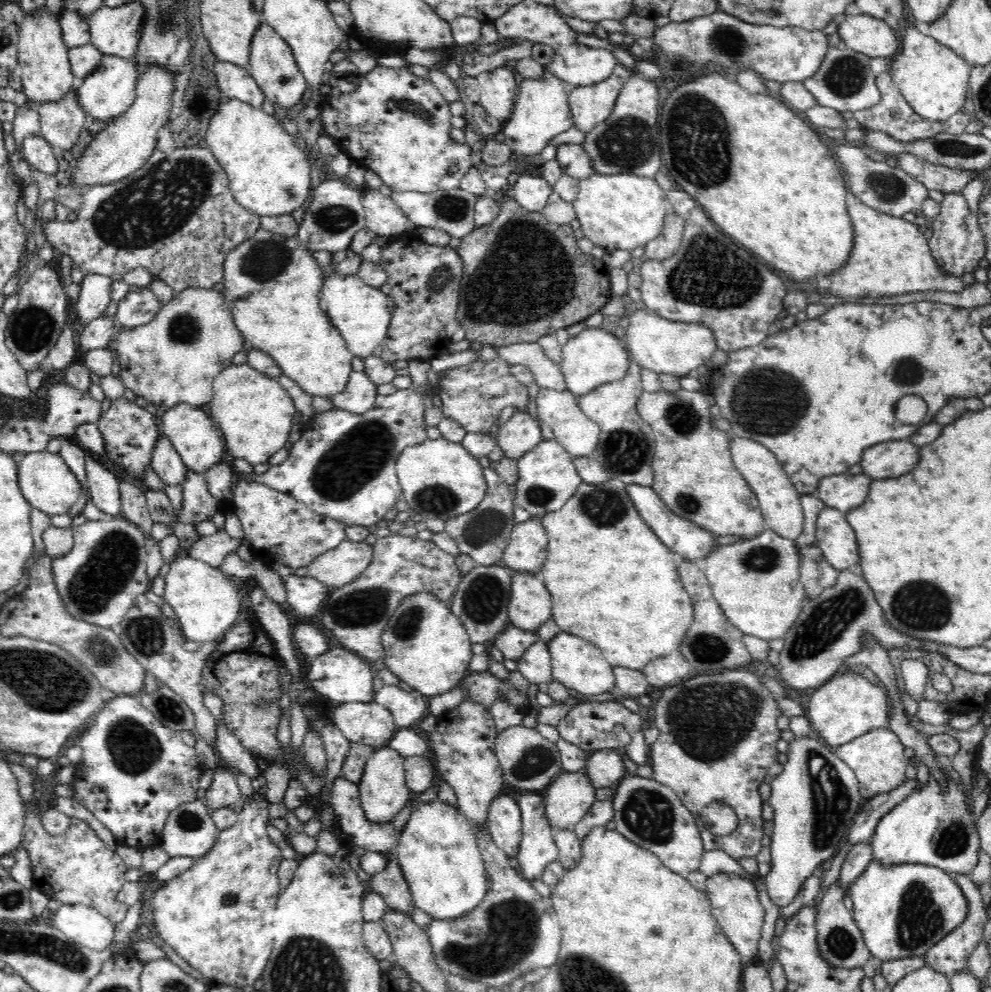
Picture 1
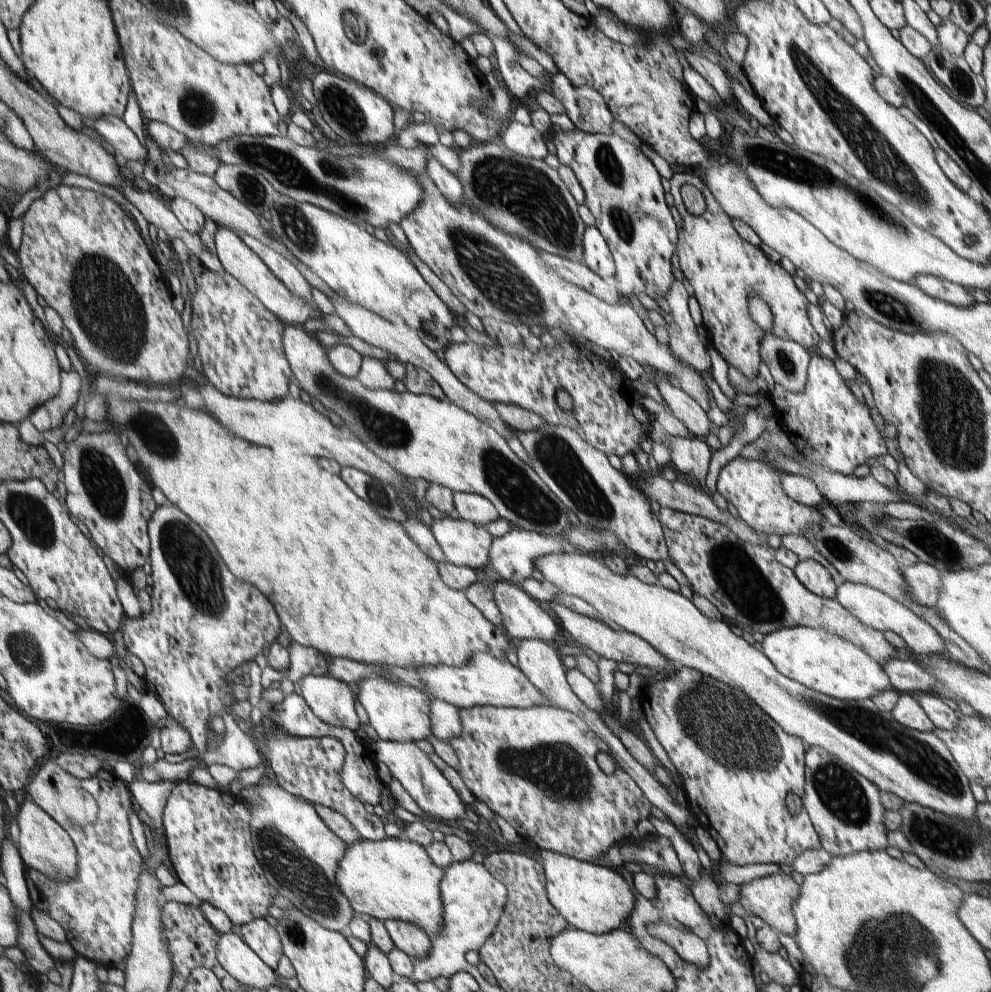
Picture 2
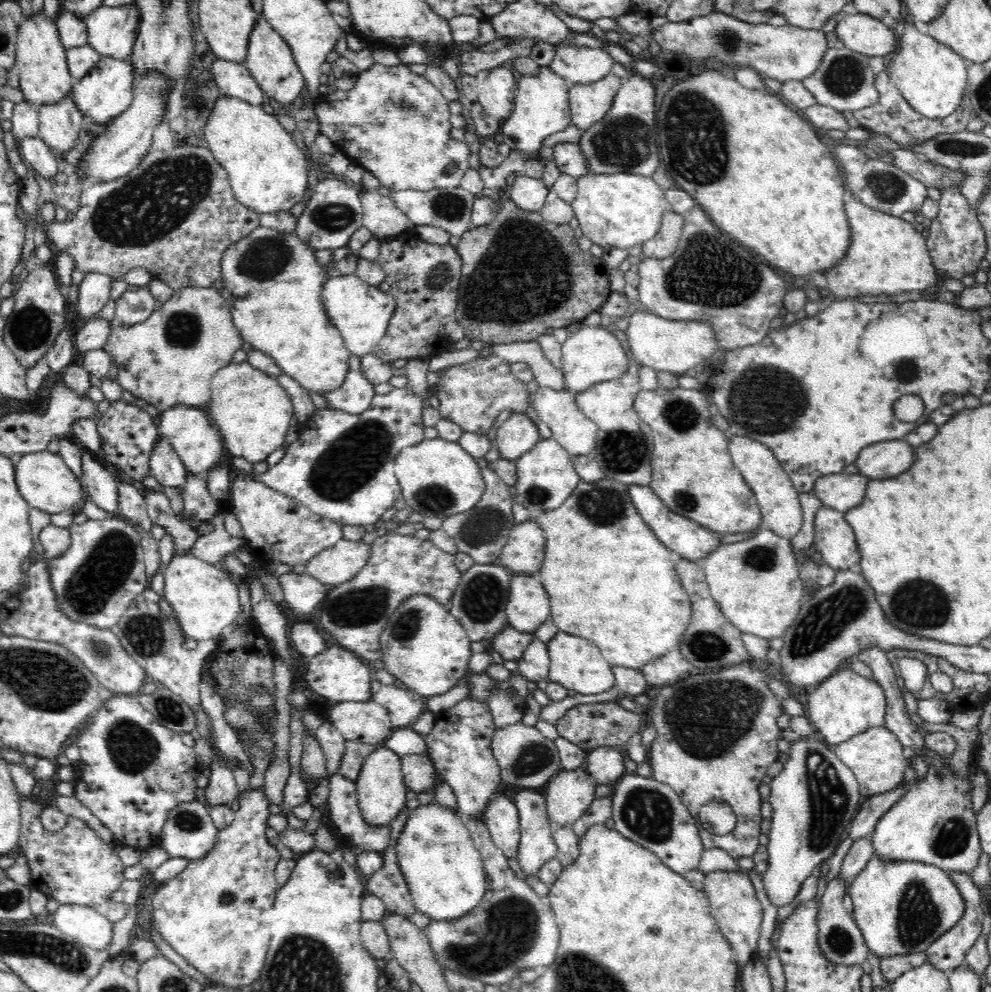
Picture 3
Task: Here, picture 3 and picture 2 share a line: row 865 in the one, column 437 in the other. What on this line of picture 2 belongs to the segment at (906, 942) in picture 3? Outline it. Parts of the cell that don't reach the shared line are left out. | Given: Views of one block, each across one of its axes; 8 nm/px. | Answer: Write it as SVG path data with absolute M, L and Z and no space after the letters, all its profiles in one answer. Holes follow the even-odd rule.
M385 838L379 842L359 840L345 848L345 856L339 860L335 878L349 900L353 914L363 918L403 920L419 926L429 936L441 930L443 902L439 884L445 872L433 864L427 850L411 840Z

